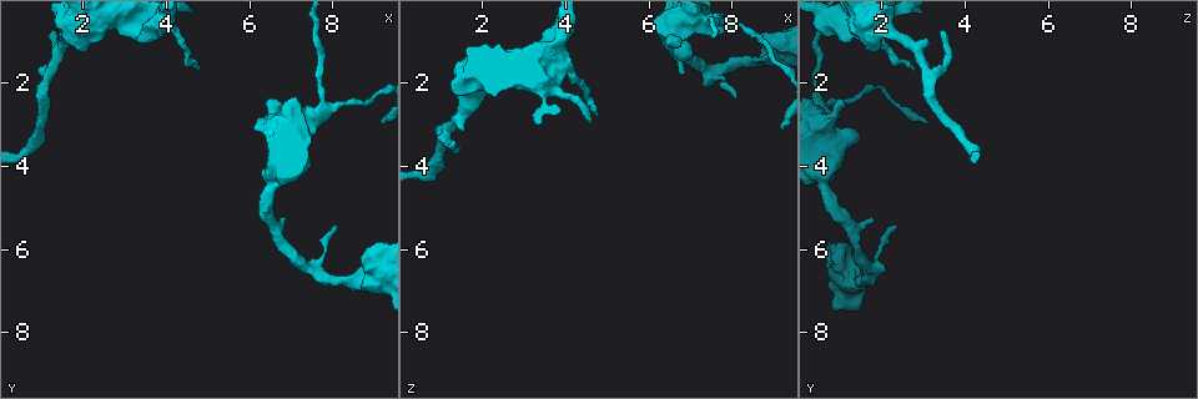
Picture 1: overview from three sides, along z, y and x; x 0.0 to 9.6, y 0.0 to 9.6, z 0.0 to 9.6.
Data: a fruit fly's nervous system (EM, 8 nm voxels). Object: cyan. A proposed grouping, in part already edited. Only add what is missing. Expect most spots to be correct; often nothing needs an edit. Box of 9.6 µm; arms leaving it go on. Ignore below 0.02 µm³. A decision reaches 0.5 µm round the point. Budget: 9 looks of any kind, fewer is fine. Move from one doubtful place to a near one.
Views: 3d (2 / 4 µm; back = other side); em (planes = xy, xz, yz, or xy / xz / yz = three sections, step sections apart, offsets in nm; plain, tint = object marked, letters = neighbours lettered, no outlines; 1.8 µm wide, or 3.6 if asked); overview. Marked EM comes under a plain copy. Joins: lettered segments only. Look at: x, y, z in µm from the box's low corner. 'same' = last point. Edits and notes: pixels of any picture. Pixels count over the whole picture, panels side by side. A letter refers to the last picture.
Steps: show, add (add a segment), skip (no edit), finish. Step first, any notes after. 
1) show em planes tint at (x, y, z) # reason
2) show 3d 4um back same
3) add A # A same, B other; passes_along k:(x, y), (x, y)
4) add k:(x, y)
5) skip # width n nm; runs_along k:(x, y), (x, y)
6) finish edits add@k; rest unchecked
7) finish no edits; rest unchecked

show 3d 4um at (9.00, 6.80, 1.25) # abrupt turn

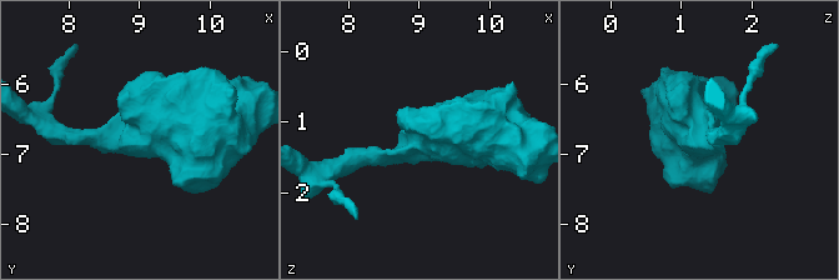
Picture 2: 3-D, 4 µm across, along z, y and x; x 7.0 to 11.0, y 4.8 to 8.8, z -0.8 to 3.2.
show em 3.6um xy step 16 letters at (8.95, 6.80, 1.25) # arms 4; need the tissue

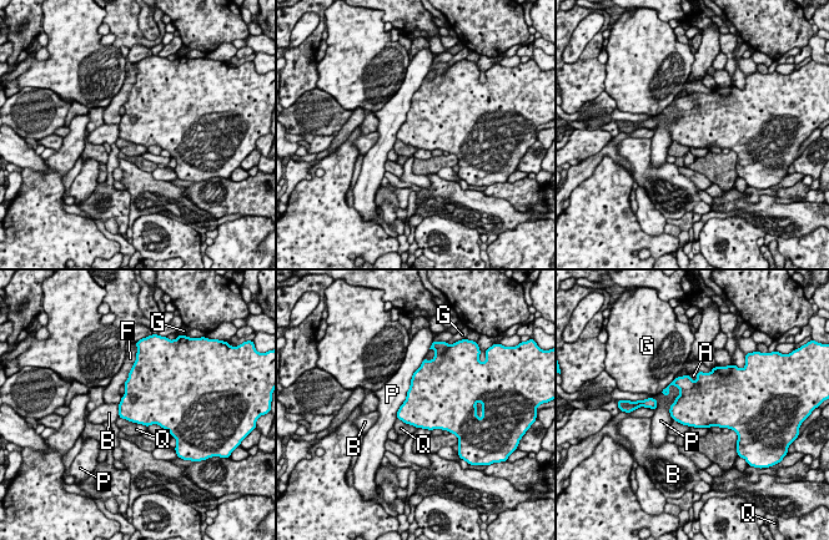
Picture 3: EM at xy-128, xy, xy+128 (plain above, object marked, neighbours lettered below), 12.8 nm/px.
skip # A other, B other, F other, G other, P other, Q other; border 3:(671, 384), (673, 419); no lettered segment goes on from it

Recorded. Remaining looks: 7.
show em xy step 16 tint at (4.80, 1.60, 2.75) # tapers out

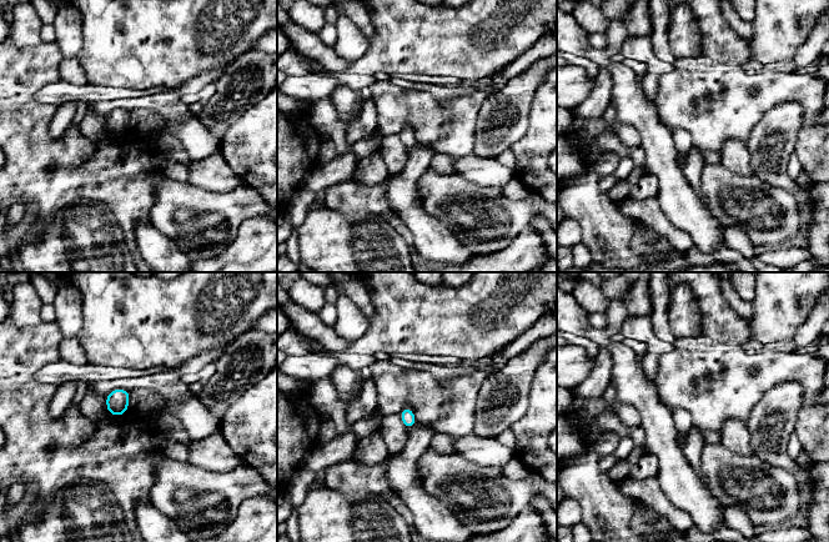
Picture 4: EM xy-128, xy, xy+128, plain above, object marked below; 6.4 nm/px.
show em planes letters same # another direction

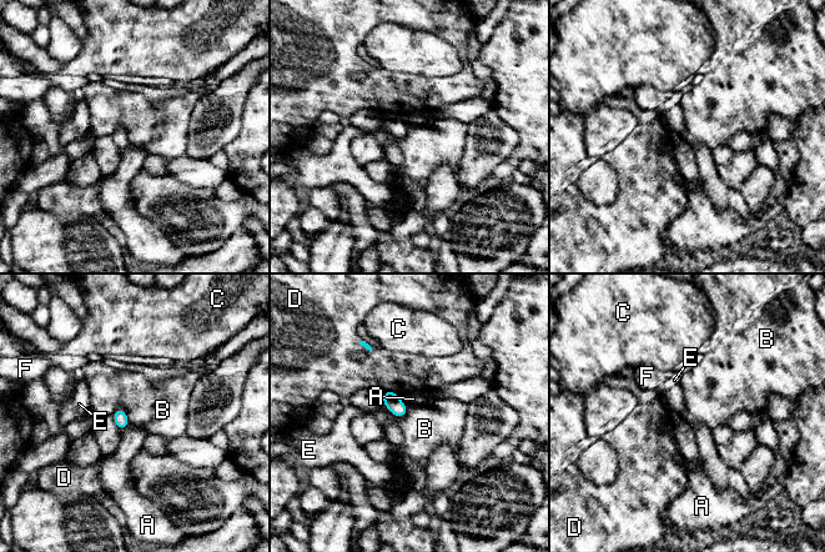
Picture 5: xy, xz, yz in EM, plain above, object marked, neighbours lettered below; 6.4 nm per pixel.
skip # A other, B other, C other, D other, E other, F other; no lettered segment goes on from it

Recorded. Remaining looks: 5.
show 3d 4um at (6.75, 2.50, 1.10) # free end

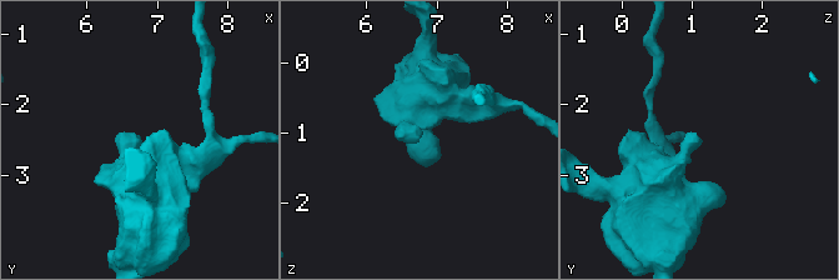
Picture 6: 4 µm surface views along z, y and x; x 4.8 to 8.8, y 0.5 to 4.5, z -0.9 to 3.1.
show em xz step 8 tint at (6.75, 2.45, 1.15) # need the tissue

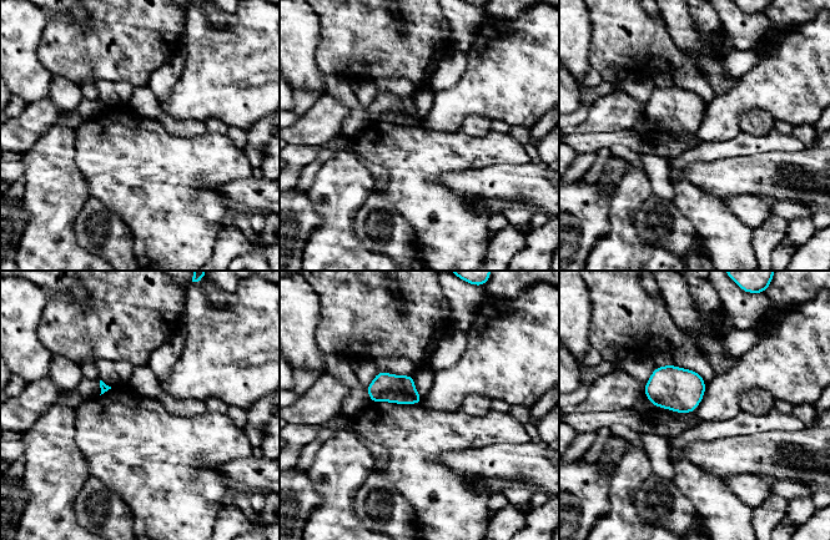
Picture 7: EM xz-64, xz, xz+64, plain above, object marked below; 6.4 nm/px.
show em planes letters same

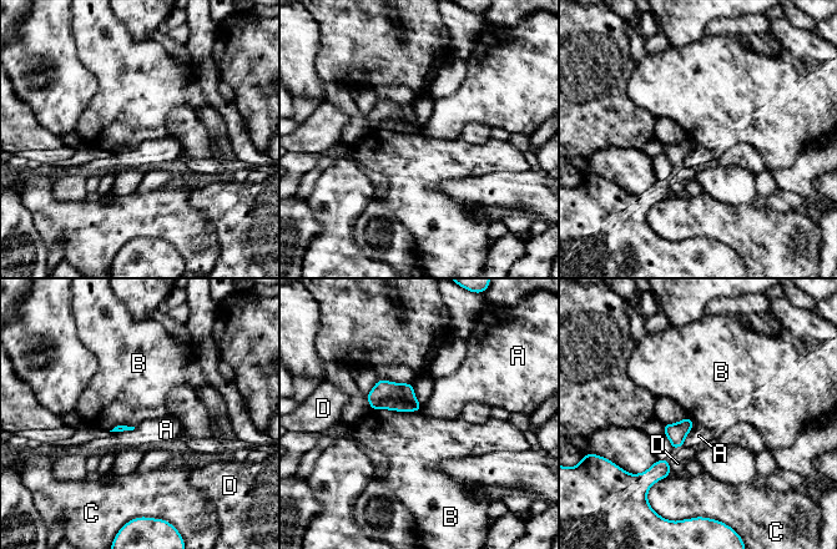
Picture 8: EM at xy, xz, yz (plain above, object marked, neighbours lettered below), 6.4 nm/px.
skip # A other, B other, C other, D other; border 8:(371, 408), (420, 411); none of them fits

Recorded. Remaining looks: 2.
show em planes letters at (1.30, 0.70, 3.40)

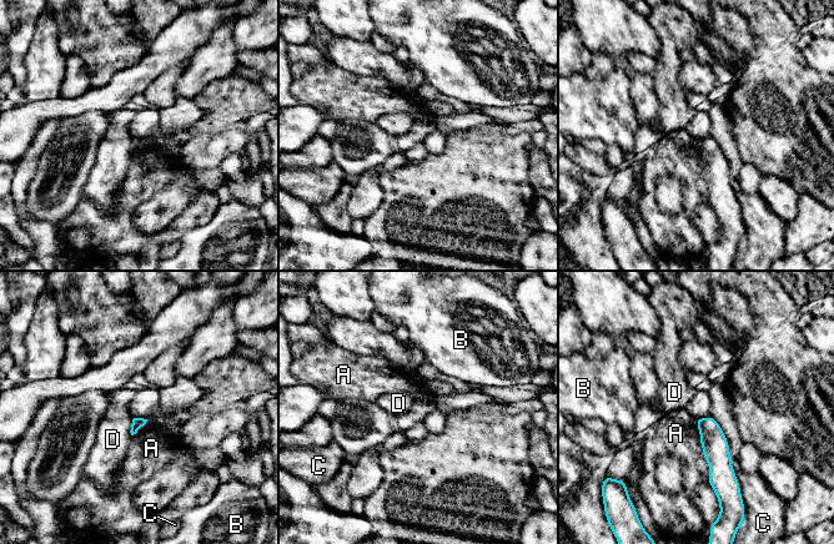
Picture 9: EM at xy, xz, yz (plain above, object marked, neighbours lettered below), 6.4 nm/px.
skip # A other, B other, C other, D other; border 9:(134, 418), (130, 426), (130, 434); none of them fits

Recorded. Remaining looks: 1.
finish no edits; rest unchecked

